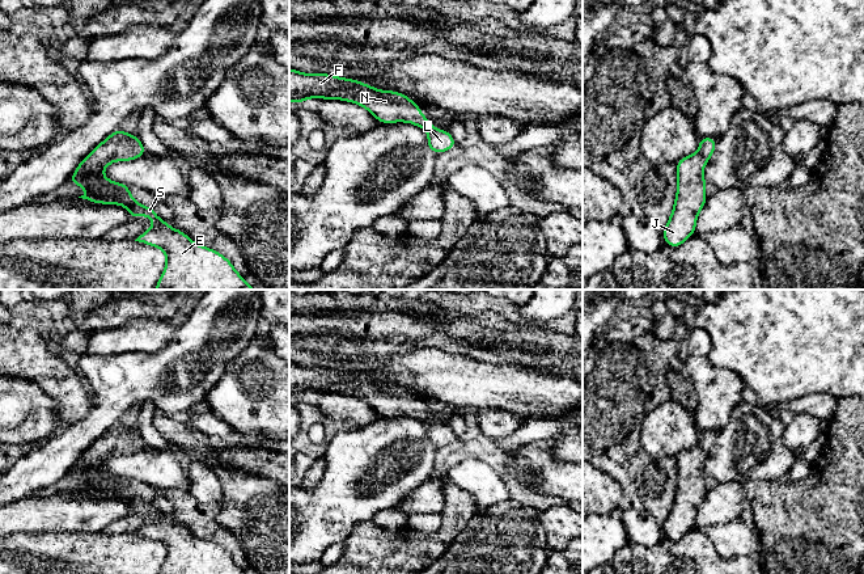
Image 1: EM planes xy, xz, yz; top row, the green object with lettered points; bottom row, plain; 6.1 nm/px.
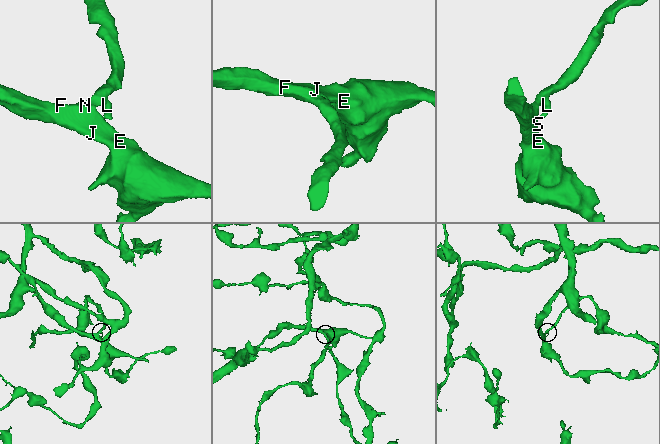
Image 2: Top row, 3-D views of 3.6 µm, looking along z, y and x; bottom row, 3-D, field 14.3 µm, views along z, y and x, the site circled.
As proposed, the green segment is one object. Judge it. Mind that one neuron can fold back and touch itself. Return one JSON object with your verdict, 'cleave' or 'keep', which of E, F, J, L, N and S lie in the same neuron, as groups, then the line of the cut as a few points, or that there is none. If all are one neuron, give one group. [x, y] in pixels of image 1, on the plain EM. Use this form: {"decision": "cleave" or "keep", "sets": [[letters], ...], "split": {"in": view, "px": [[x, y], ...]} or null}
{"decision": "keep", "sets": [["E", "F", "J", "L", "N", "S"]], "split": null}

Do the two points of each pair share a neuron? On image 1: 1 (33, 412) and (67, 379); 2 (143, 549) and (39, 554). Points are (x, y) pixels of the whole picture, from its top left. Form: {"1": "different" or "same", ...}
{"1": "different", "2": "same"}

